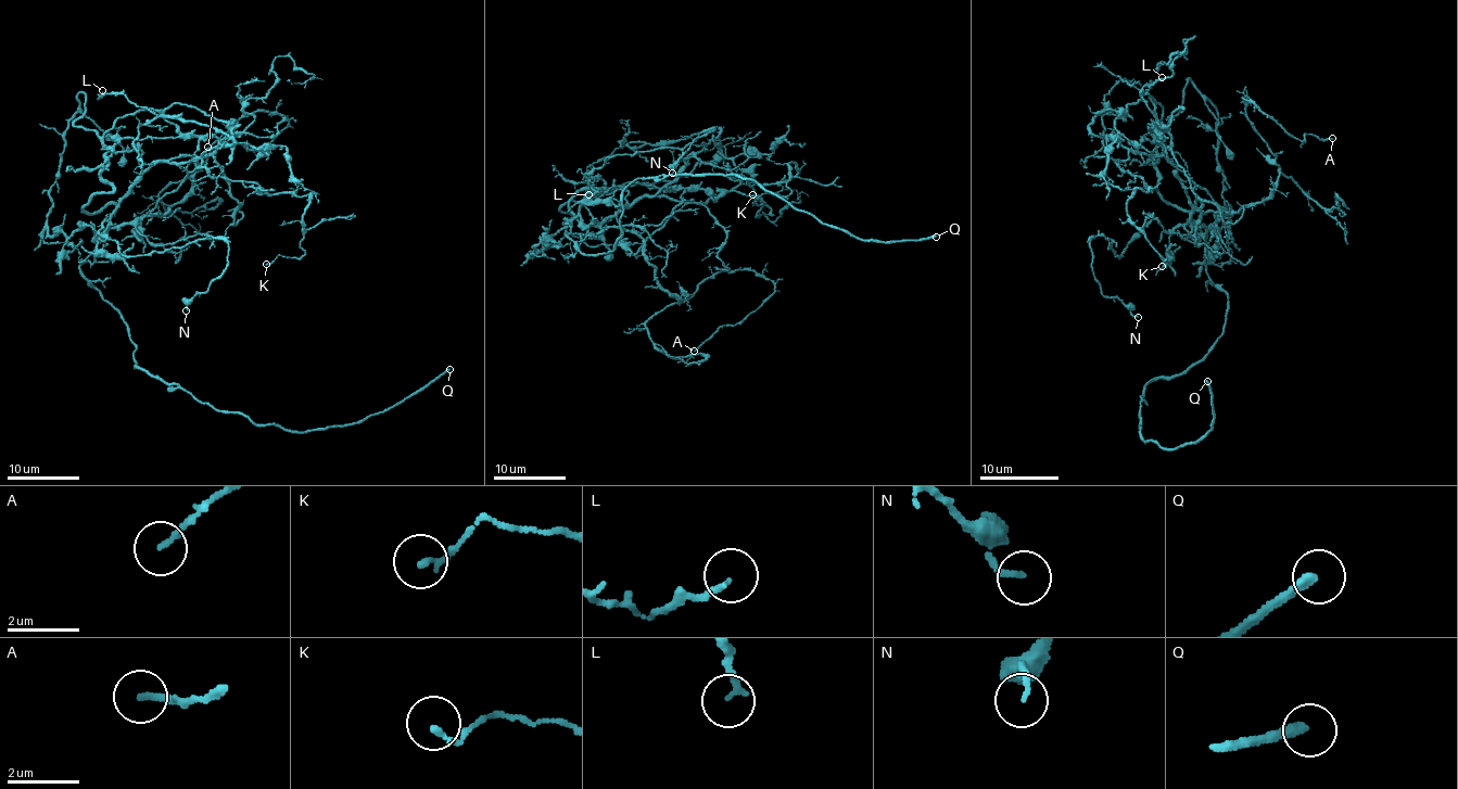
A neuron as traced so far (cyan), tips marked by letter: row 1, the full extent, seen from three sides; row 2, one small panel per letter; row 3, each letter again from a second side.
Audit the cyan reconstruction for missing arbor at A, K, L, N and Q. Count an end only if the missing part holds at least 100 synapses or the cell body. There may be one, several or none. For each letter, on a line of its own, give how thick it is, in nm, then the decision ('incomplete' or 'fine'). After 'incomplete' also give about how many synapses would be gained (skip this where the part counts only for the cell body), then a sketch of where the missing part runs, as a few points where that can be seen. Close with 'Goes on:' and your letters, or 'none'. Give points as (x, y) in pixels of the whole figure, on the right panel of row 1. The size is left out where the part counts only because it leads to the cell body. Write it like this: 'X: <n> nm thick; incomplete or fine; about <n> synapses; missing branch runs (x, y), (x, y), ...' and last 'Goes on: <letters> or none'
A: 160 nm thick; fine
K: 160 nm thick; fine
L: 160 nm thick; fine
N: 160 nm thick; fine
Q: 240 nm thick; incomplete; missing branch runs (1207, 381), (1164, 327), (1145, 317), (1136, 317), (1124, 307)
Goes on: Q

